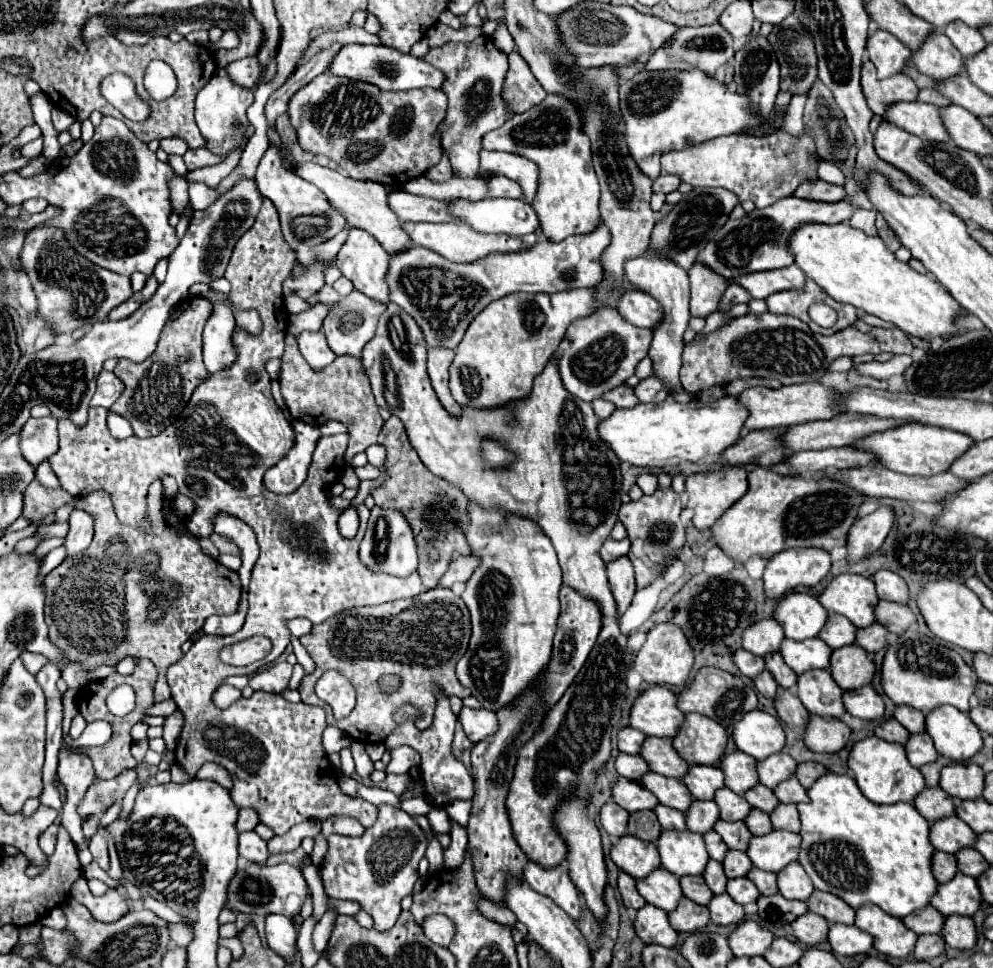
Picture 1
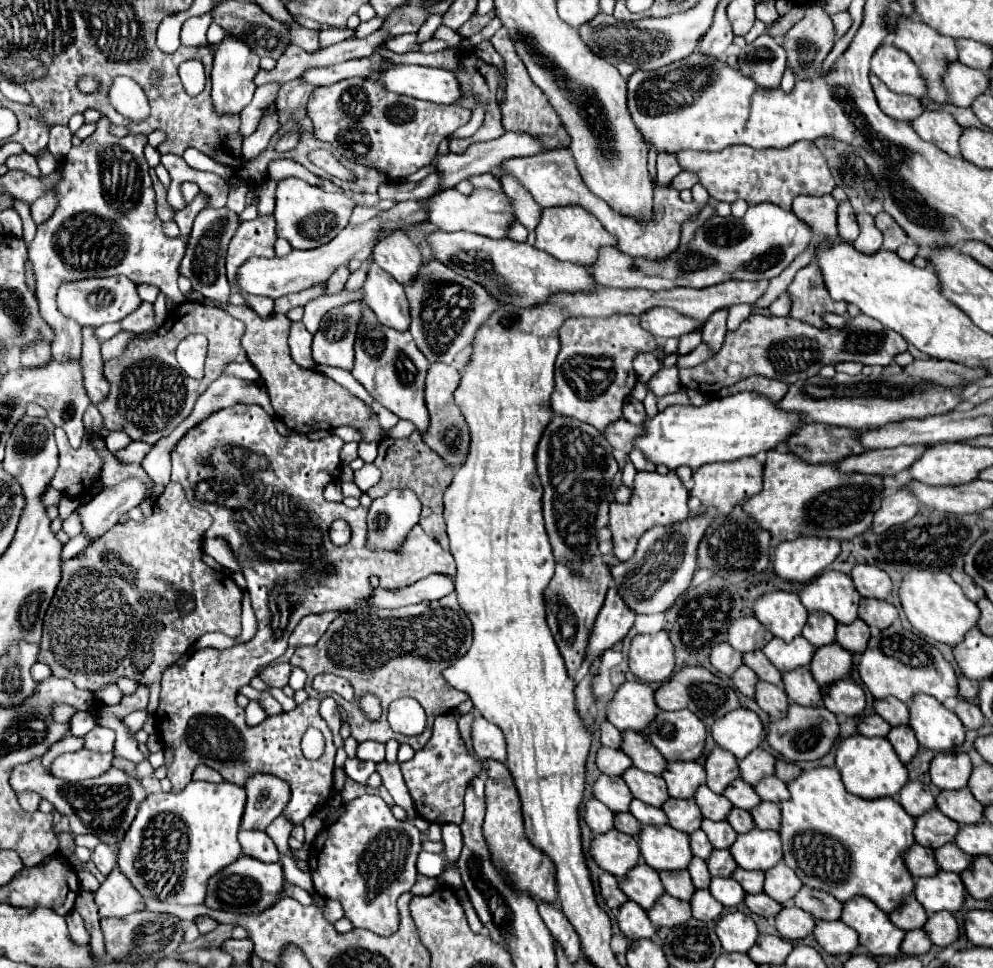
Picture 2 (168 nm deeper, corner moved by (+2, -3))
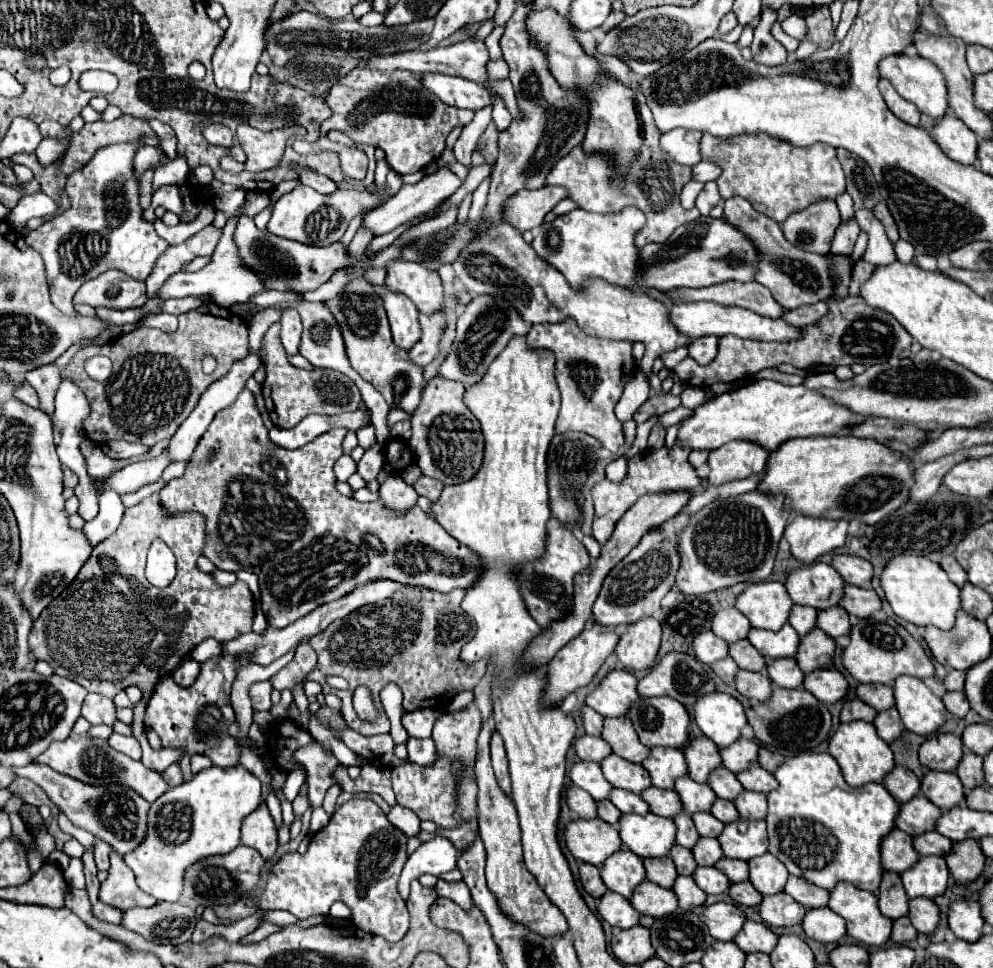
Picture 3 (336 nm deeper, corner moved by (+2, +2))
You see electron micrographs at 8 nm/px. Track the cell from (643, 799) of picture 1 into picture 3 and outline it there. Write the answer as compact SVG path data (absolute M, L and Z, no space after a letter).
M578 762L578 764L574 764L574 768L570 772L570 778L572 778L572 782L576 786L580 786L586 792L590 792L594 800L598 800L598 798L606 800L610 796L612 786L610 786L610 782L606 782L600 764Z

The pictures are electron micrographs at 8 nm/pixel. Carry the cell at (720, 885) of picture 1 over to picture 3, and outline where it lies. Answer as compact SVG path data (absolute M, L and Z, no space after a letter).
M676 844L670 850L670 856L672 856L672 860L674 860L676 868L678 868L678 874L682 874L682 876L692 876L694 874L698 864L694 862L694 854L690 854L688 848L682 848L682 846Z

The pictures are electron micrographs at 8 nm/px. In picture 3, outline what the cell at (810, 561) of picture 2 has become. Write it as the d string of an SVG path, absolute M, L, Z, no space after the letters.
M796 514L784 530L792 556L800 564L814 564L822 554L834 552L846 542L846 520L826 520Z

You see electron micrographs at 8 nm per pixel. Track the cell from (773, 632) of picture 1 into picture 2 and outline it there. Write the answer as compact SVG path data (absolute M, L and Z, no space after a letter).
M742 617L736 619L730 627L728 627L728 643L740 651L756 651L760 647L764 647L768 641L772 639L772 635L766 631L766 627L762 627L762 623L758 623L758 619L754 617Z

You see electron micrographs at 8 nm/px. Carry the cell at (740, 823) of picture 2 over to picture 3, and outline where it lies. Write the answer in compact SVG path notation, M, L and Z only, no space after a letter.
M716 800L714 802L714 806L712 806L712 810L710 810L720 822L724 822L724 824L730 824L730 822L736 822L738 818L740 818L740 814L738 814L738 810L736 810L736 806L734 806L734 802L728 802L728 800Z

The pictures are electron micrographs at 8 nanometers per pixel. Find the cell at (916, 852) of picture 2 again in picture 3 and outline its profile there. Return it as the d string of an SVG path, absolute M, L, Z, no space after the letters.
M892 830L892 834L886 836L882 842L882 866L890 872L906 872L912 866L916 866L918 854L912 844L912 836L908 836L902 830Z

